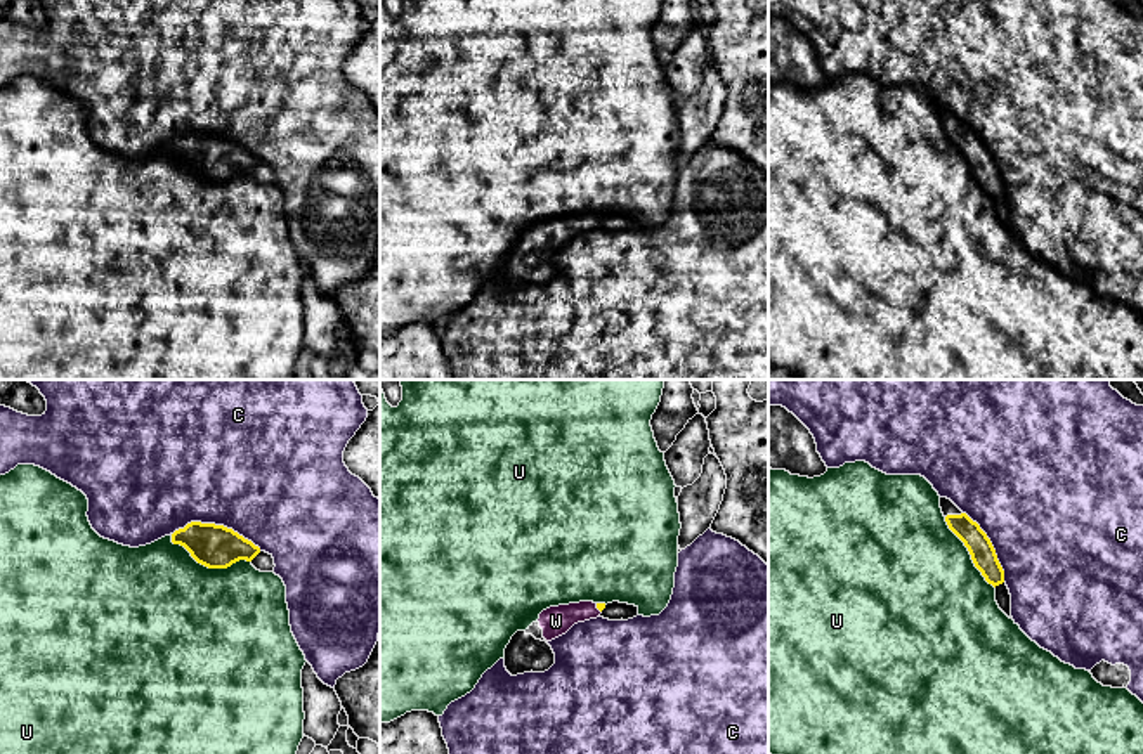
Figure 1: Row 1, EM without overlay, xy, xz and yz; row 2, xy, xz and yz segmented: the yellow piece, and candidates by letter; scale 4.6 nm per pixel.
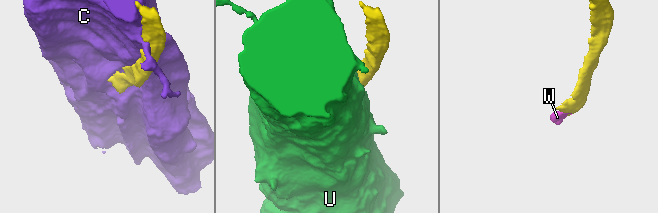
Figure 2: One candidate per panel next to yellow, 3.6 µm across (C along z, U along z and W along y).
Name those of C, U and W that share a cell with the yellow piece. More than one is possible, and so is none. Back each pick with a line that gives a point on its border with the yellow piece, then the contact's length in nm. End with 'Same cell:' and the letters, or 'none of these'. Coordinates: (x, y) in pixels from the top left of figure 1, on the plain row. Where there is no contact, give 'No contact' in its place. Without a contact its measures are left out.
W: Touches yellow at xz (597, 219). Shared border 50 nm
Same cell: W

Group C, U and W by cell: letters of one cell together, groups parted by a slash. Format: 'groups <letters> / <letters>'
groups C / U / W

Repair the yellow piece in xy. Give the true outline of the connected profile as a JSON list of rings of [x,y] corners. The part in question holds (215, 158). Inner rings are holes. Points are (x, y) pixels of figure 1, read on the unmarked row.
[[[191,133],[172,146],[172,154],[184,158],[191,168],[208,180],[227,180],[239,172],[251,173],[260,159],[232,140],[215,135]]]

